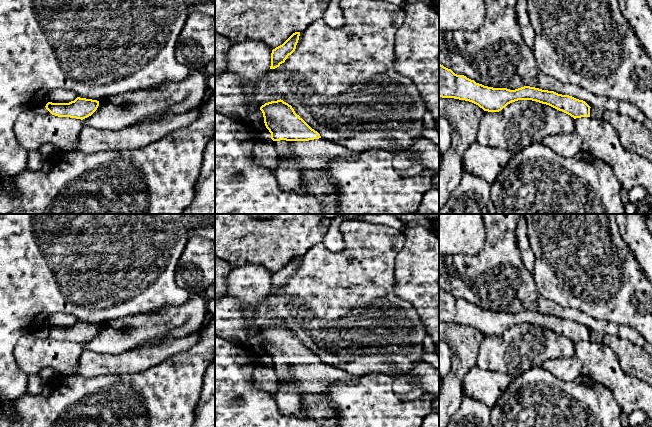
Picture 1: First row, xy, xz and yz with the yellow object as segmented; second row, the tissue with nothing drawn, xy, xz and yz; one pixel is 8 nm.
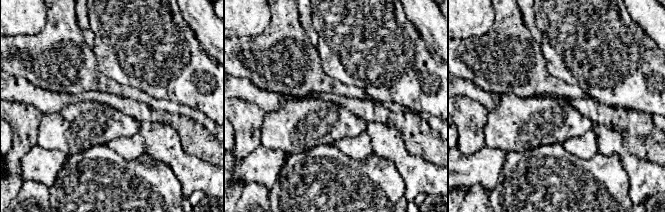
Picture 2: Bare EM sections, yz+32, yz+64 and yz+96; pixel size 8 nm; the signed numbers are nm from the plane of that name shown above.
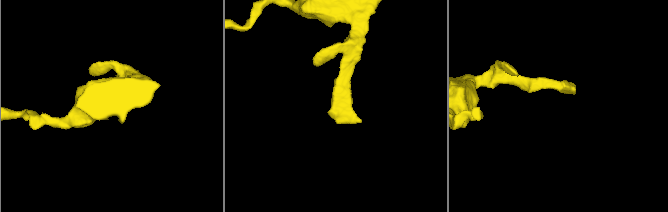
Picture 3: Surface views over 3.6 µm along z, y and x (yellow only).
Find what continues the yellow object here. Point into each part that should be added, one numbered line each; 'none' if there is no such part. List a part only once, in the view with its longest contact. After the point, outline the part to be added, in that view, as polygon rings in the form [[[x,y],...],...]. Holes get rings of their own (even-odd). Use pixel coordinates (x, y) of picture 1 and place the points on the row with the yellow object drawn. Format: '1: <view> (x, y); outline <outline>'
1: xz (314, 156); outline [[[323,138],[309,141],[274,141],[279,156],[299,160],[301,184],[320,202],[322,214],[338,214],[337,191],[327,170],[330,161],[357,158],[361,152]]]

